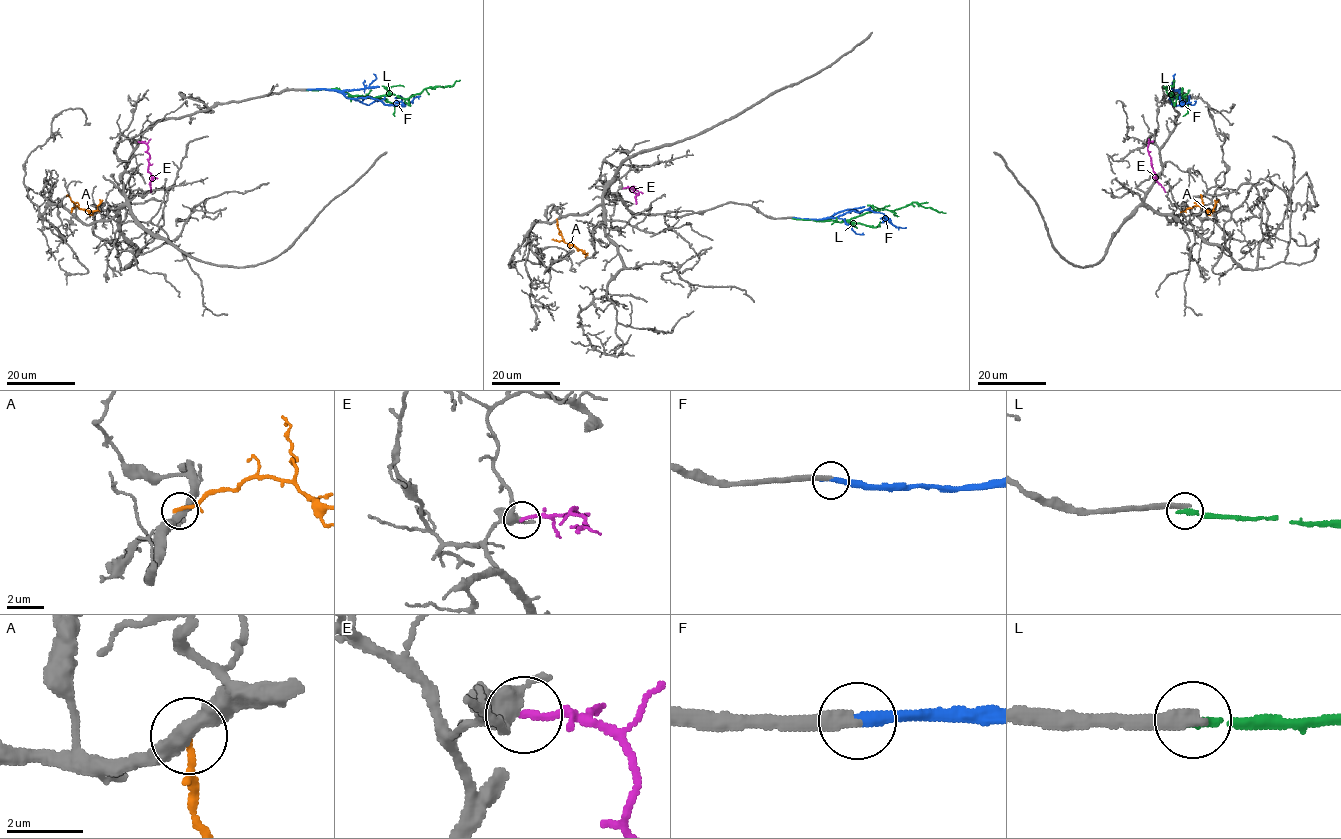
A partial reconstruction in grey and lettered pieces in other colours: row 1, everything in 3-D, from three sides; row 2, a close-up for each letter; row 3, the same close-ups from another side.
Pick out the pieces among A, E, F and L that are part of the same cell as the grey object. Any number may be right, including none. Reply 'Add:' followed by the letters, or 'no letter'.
Add: F

